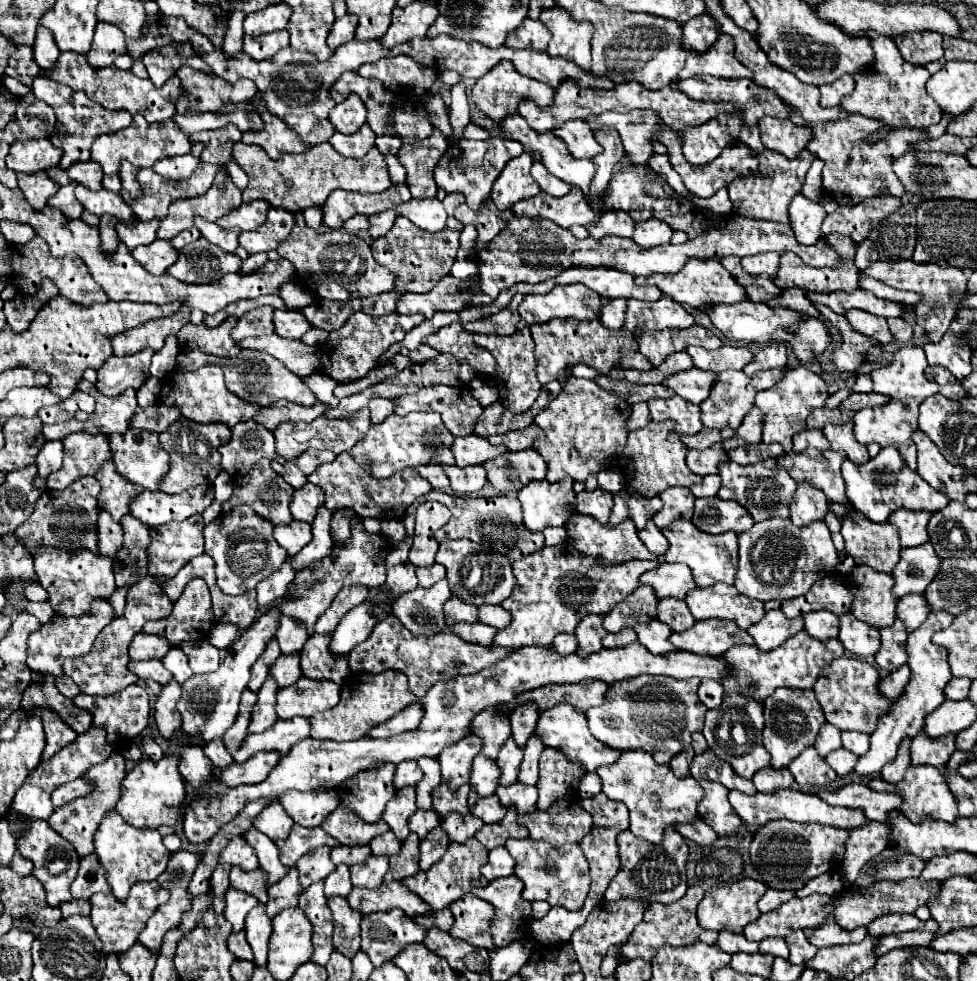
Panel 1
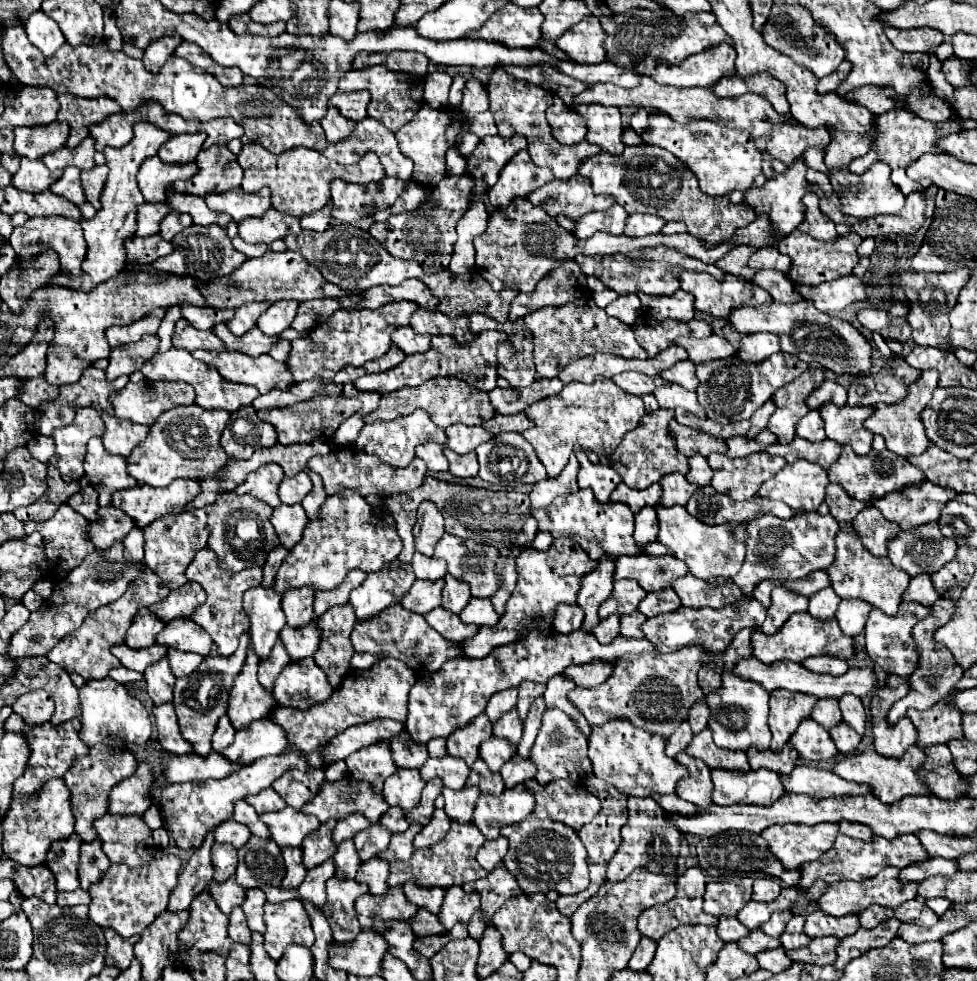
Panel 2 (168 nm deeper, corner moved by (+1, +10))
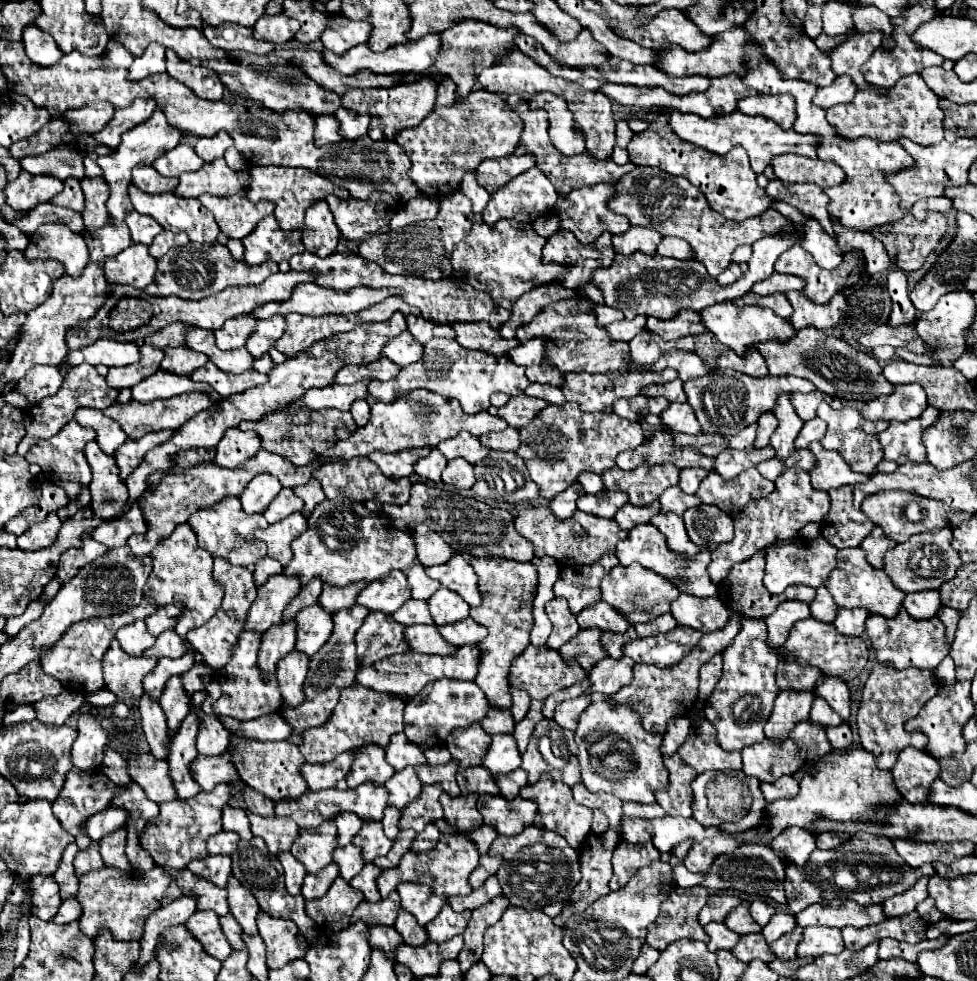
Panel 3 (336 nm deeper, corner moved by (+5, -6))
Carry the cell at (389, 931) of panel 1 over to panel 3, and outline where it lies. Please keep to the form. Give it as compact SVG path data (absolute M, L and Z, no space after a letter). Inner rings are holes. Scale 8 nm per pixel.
M391 892L387 898L379 900L377 904L363 900L355 908L355 912L351 916L351 924L361 920L367 926L393 926L399 916L399 910L401 910L401 900L399 900L397 892Z

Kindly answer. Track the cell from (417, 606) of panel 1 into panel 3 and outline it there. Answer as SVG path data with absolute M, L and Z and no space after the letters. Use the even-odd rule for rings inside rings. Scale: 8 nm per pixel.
M409 598L395 614L393 618L405 626L413 624L433 624L433 616L429 612L429 604L425 600L415 600Z

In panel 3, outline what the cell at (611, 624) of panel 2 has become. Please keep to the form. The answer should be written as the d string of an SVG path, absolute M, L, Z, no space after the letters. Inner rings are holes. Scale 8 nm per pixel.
M599 628L579 630L579 634L573 640L569 640L569 644L563 644L559 652L567 660L577 656L577 660L581 660L581 666L585 666L585 670L591 670L599 660L607 656L607 650L601 642L601 634L603 632Z

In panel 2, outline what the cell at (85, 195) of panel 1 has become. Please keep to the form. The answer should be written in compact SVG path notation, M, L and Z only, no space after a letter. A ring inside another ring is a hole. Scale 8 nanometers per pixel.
M106 164L95 166L89 171L81 172L82 187L85 188L85 196L96 210L101 208L101 192L105 186L109 168Z

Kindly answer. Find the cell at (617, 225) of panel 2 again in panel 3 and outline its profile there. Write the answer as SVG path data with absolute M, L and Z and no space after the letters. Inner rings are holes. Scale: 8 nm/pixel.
M559 230L547 240L543 248L543 260L579 266L581 270L567 272L565 276L561 276L559 284L565 284L569 288L583 288L589 282L591 270L609 266L613 262L615 248L613 248L611 238L613 238L611 232L603 232L593 244L581 244L573 236L573 232Z

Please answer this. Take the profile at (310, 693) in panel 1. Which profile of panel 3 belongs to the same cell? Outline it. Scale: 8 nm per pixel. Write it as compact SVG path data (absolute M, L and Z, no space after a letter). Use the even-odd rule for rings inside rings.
M293 652L291 656L285 656L281 664L277 664L277 684L279 692L283 696L283 708L295 708L301 702L305 702L305 692L303 692L303 682L307 678L307 666L309 660L305 656L297 656Z

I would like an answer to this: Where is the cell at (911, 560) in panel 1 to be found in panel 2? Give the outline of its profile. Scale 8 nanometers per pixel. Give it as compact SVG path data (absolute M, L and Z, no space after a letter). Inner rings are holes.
M923 524L913 532L899 532L889 542L889 554L893 566L905 570L909 576L917 574L933 574L949 560L953 560L957 552L957 544L953 540L941 536L939 524Z

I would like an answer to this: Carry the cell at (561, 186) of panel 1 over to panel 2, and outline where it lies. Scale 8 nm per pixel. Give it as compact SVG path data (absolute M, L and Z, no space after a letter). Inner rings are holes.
M497 68L493 74L491 74L491 80L487 84L487 90L489 90L489 100L491 100L491 112L495 114L495 122L497 122L497 128L499 128L499 134L503 138L509 138L509 136L515 136L515 134L521 134L529 140L529 154L533 158L533 162L537 166L549 166L553 170L553 174L561 180L567 180L571 178L575 172L577 172L577 166L591 158L593 154L601 154L601 148L597 148L595 144L575 144L575 146L565 146L565 144L559 144L553 134L551 134L551 128L549 128L549 122L545 118L545 110L553 104L553 94L543 90L541 86L535 86L535 84L521 84L517 78L513 78L511 74L507 74L505 70Z

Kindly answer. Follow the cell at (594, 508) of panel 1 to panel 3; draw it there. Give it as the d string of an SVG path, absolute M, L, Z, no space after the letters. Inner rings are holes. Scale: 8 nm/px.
M601 490L597 494L581 494L577 500L577 508L585 510L589 514L603 516L603 518L613 518L615 512L627 502L629 502L629 498L625 496L625 492Z

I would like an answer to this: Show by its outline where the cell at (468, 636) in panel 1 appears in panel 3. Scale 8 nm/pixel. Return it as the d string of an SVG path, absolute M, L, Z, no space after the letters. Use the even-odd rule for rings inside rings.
M435 624L431 626L407 626L405 628L405 638L409 640L411 650L421 652L421 654L453 654L457 650L457 646L449 644L437 630Z

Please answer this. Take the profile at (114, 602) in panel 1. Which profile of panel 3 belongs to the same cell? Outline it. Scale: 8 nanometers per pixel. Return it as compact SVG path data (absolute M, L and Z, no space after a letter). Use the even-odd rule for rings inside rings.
M259 450L257 456L253 456L253 460L247 460L245 464L241 464L233 470L231 468L221 468L221 466L209 462L209 464L193 466L193 470L185 472L185 474L167 474L165 480L161 480L161 484L157 484L153 490L145 492L137 500L141 504L141 510L145 512L145 518L149 520L149 532L143 538L129 538L127 546L131 548L131 552L137 558L145 558L153 552L153 548L159 540L169 536L169 532L173 532L173 528L177 524L187 522L189 516L195 514L197 510L209 508L211 504L217 504L227 496L239 498L241 492L245 490L245 486L249 484L249 480L253 480L253 476L267 472L267 474L277 476L285 488L295 488L299 484L309 482L313 470L319 468L319 466L321 466L319 462L311 462L307 466L295 466L295 464L289 464L289 460L283 460L277 454L271 454L267 450Z

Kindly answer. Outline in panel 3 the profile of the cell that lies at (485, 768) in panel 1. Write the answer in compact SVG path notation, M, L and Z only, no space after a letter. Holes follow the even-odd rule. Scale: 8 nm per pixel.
M493 736L493 744L485 754L483 766L493 774L493 778L517 770L521 766L521 756L513 736Z

